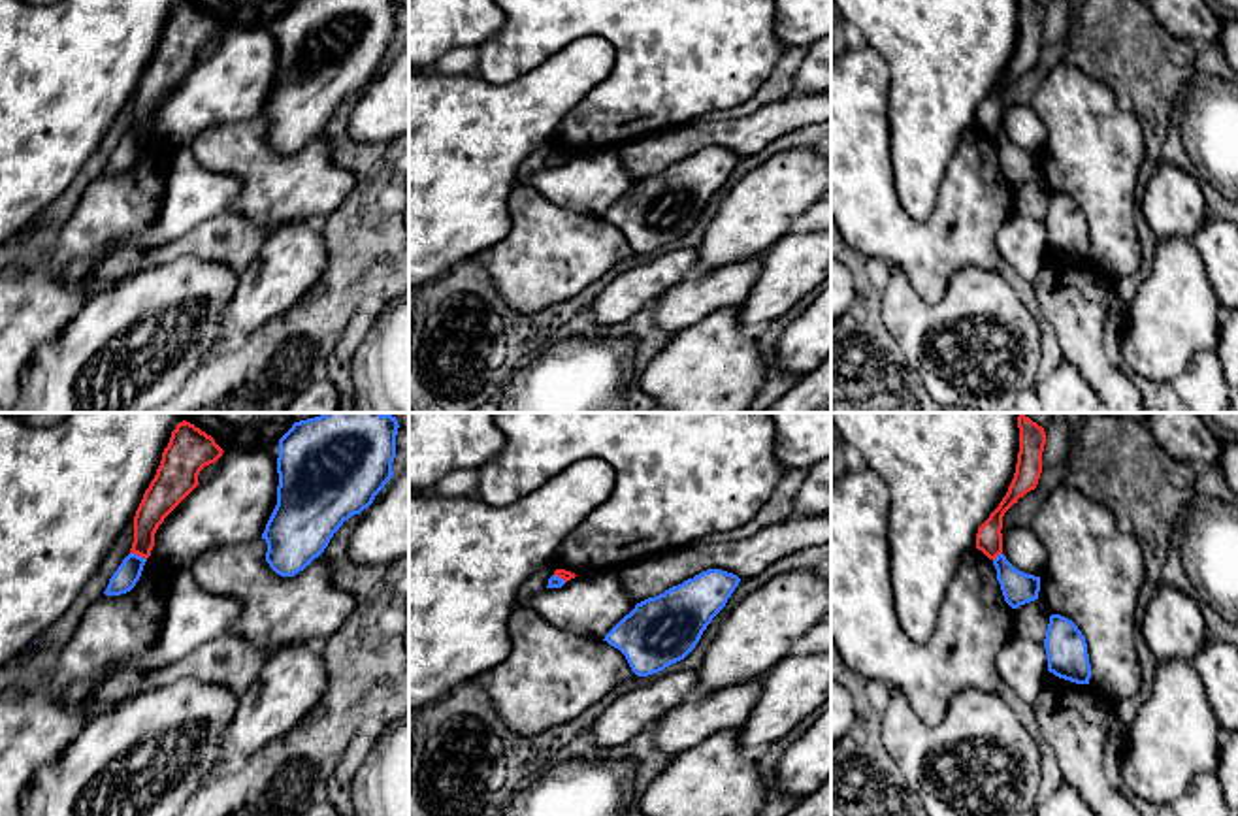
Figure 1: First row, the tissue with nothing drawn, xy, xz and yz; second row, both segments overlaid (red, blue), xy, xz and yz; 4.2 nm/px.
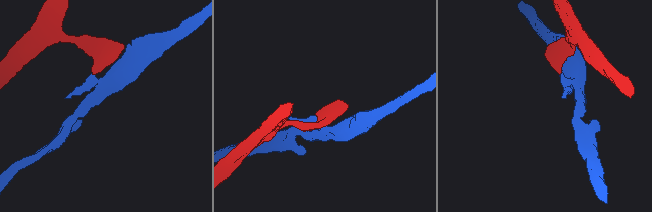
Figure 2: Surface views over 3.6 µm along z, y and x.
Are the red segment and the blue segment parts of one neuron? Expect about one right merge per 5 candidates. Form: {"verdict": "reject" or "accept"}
{"verdict": "reject"}

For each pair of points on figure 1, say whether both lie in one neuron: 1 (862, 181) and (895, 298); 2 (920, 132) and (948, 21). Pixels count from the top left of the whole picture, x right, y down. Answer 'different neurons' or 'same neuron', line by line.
1: different neurons
2: same neuron

